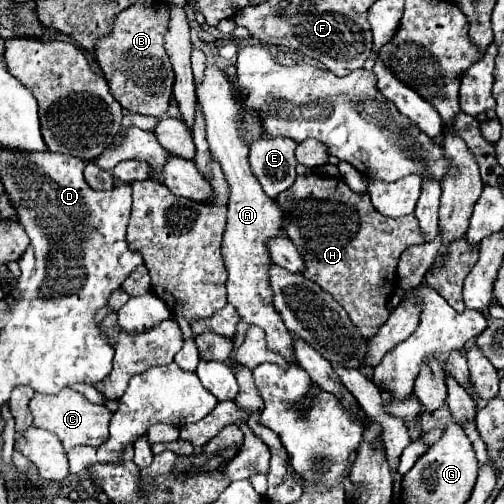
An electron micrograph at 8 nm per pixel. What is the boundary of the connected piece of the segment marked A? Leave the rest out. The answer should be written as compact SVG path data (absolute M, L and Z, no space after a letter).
M213 58L207 60L207 66L205 66L205 80L203 80L201 86L197 86L197 100L199 100L199 104L201 104L201 108L203 108L203 114L205 114L205 120L207 120L207 142L209 142L211 154L213 154L213 158L221 164L221 168L223 168L223 172L225 172L225 180L227 180L229 186L231 186L231 196L229 196L229 204L227 204L227 228L225 228L225 234L223 234L223 258L225 258L225 268L227 268L227 272L229 272L229 278L227 278L227 300L229 300L231 306L235 306L235 310L237 310L237 314L239 314L239 326L237 326L237 332L235 332L235 338L233 338L233 348L243 344L243 338L245 338L245 334L247 334L247 326L259 326L259 328L263 328L265 334L267 334L267 346L271 346L271 350L279 350L279 354L283 354L283 358L287 358L289 364L295 364L295 362L291 362L289 330L283 326L283 320L279 318L279 312L273 308L273 294L271 294L271 284L269 284L269 268L271 268L273 262L271 262L271 256L269 256L269 250L267 250L267 240L271 240L271 238L275 238L275 236L279 236L279 234L283 232L283 216L285 216L285 214L283 214L283 210L279 208L279 204L277 204L273 198L269 198L267 194L263 194L263 188L259 186L259 180L255 178L255 174L251 174L251 168L249 168L249 162L247 162L249 148L241 142L239 132L237 132L237 118L239 118L239 112L237 112L237 102L233 100L231 82L229 82L227 76L223 74L223 70L219 70L219 68L213 64Z

